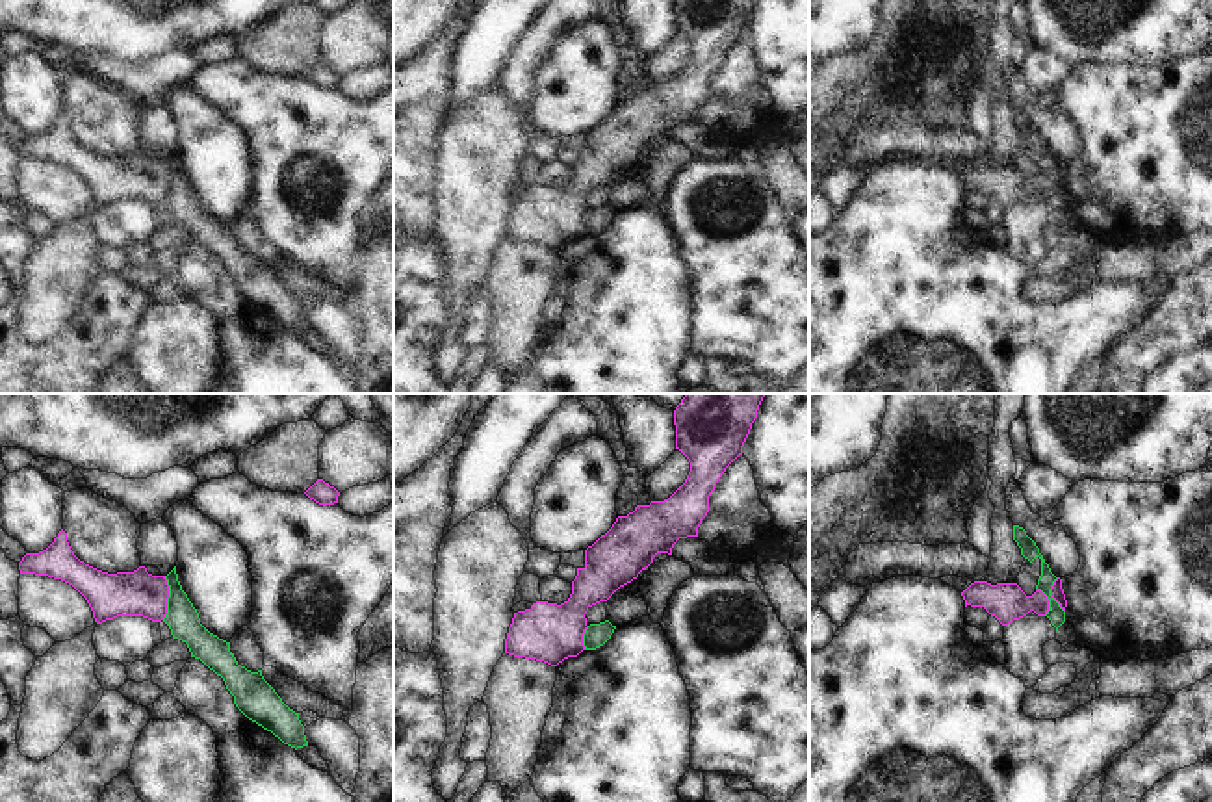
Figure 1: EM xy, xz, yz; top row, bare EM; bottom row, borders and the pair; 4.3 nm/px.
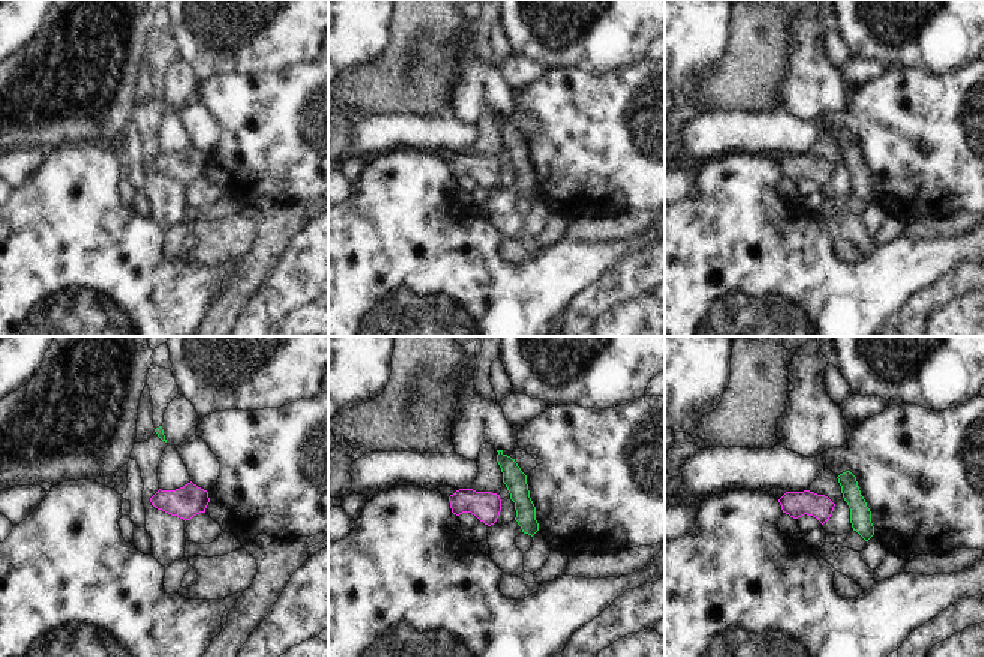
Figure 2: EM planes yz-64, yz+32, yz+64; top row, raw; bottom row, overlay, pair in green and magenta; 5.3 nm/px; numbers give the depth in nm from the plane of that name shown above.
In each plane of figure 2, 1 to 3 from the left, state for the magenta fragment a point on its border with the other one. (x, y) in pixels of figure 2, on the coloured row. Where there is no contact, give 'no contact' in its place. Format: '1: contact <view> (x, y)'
1: no contact
2: no contact
3: no contact

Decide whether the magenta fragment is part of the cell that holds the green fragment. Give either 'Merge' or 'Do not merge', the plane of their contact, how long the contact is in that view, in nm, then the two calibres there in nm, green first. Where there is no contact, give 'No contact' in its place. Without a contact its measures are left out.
Do not merge. Touches green in yz. Shared border 180 nm. Thickness 80 nm (green) against 60 nm

